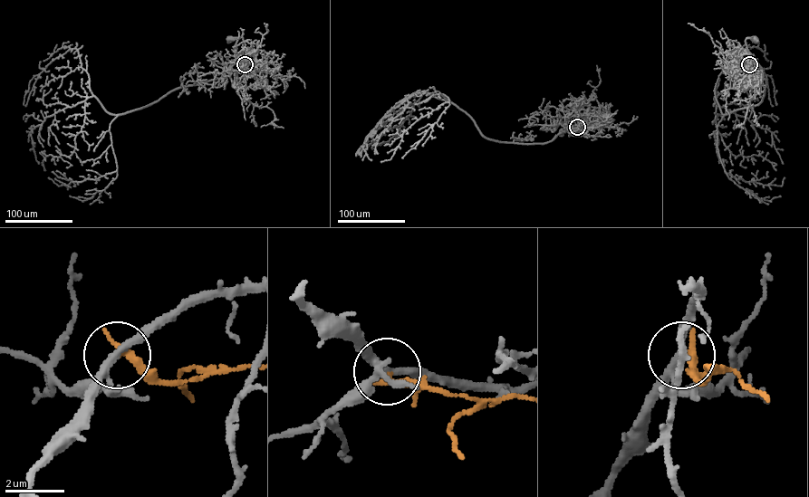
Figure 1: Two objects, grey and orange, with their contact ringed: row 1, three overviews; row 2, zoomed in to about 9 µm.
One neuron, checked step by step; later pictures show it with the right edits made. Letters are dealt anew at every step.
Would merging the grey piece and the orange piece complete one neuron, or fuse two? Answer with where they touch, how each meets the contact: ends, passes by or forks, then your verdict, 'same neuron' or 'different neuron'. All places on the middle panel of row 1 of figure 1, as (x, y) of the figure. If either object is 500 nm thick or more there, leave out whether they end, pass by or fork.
place (577, 127); grey forks; orange ends; different neuron

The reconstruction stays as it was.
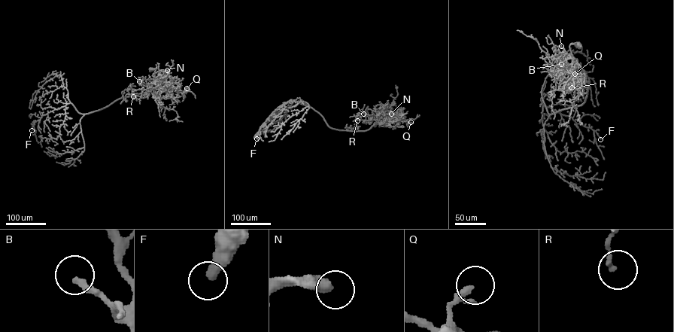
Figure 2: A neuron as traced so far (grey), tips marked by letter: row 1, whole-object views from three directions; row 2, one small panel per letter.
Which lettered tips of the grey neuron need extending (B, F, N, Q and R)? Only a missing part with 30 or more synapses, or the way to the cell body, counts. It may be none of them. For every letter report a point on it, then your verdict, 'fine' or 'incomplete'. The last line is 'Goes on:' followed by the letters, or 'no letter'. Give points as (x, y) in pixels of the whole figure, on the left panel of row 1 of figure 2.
B: at (139, 81); incomplete
F: at (31, 130); fine
N: at (167, 70); incomplete
Q: at (186, 88); fine
R: at (133, 96); fine
Goes on: B, N

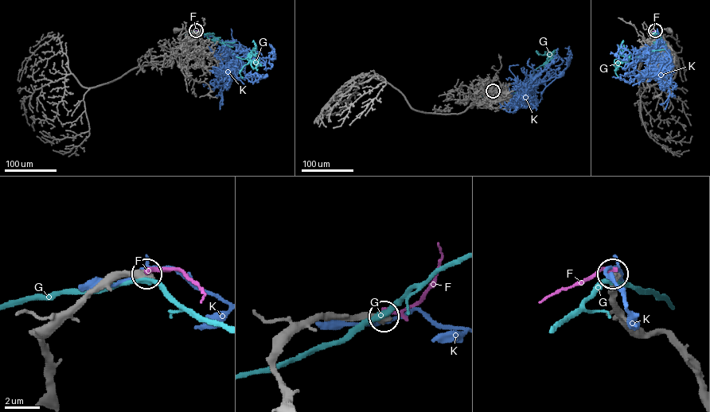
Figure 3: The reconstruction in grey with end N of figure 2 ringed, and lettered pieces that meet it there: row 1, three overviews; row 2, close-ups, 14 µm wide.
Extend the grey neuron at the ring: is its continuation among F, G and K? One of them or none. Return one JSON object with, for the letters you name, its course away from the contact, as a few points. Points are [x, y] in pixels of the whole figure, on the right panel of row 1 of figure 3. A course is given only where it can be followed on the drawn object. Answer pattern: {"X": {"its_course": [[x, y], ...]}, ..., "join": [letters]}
{"join": []}

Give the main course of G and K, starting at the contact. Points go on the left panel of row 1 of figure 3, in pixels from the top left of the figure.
G: (196, 31), (217, 38), (236, 57), (246, 59), (251, 55), (249, 63), (239, 71), (243, 77)
K: (196, 30), (225, 44), (232, 54), (240, 63), (243, 62), (247, 76), (264, 76)

